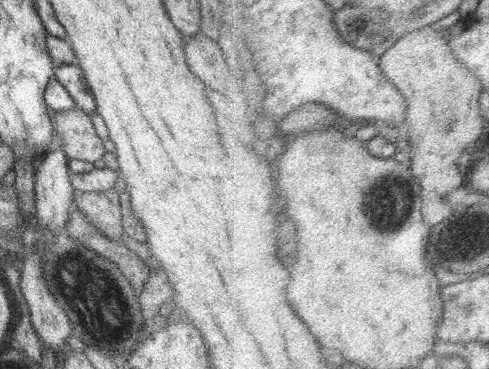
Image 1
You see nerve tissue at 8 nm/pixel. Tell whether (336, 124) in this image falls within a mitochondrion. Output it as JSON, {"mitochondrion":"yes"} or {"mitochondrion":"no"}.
{"mitochondrion":"no"}

